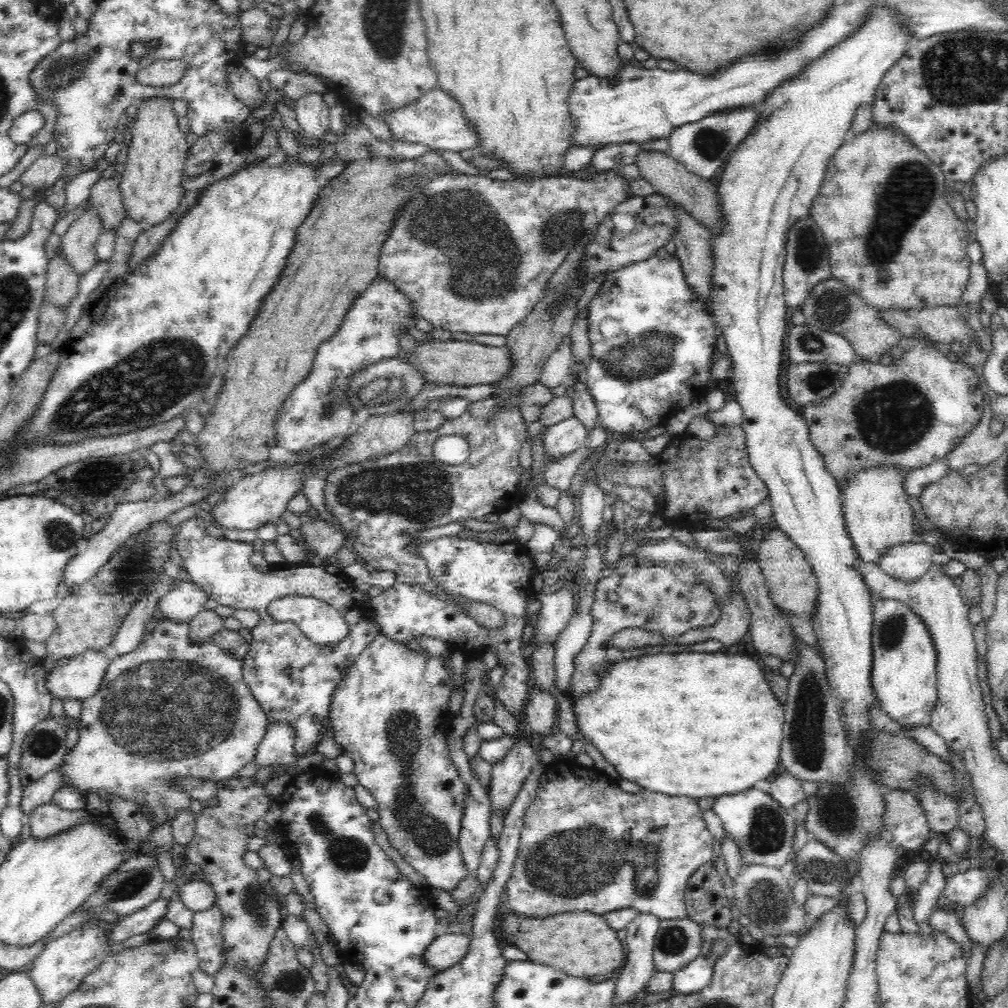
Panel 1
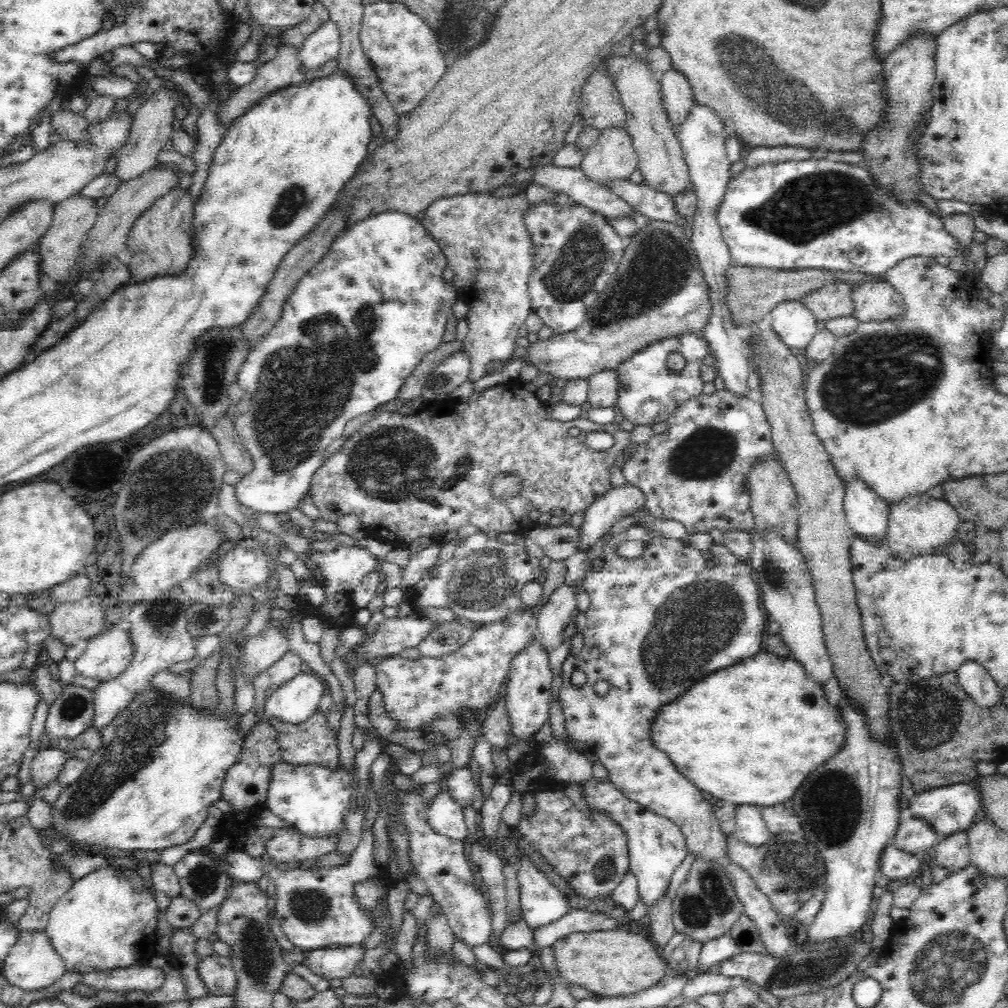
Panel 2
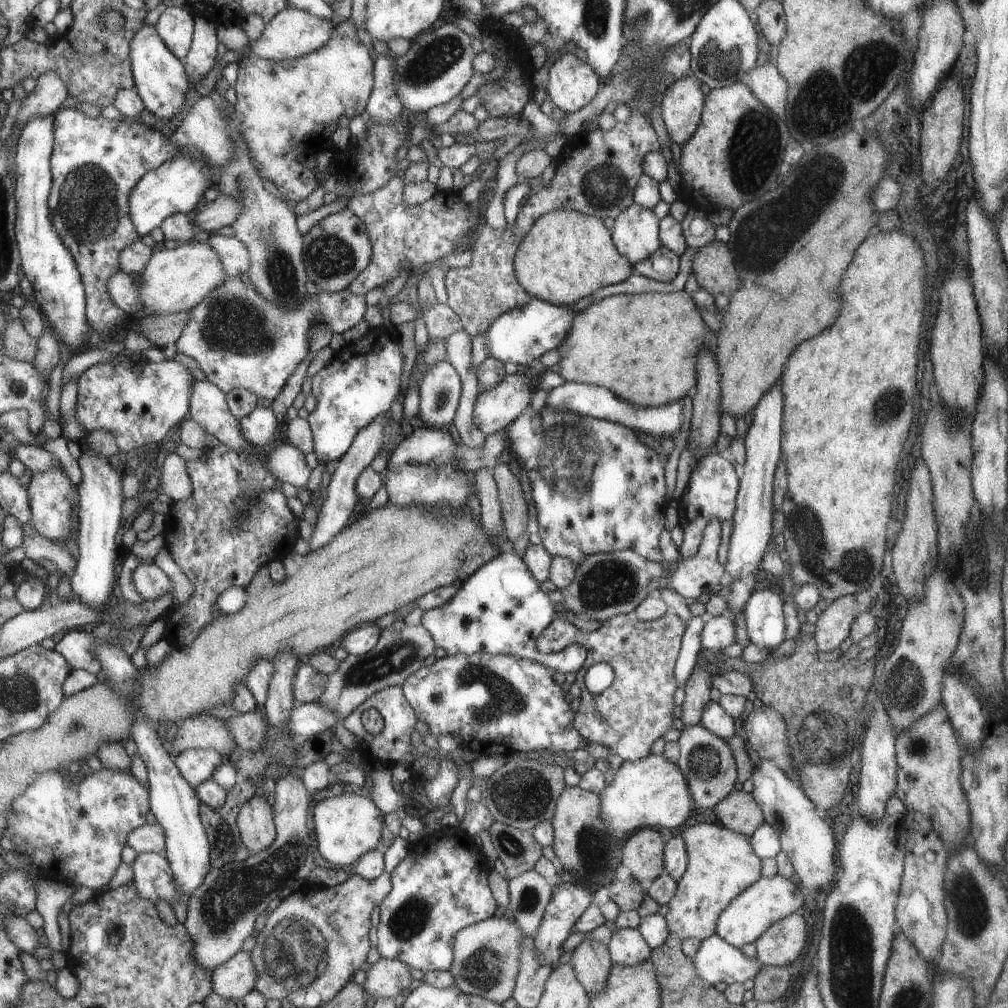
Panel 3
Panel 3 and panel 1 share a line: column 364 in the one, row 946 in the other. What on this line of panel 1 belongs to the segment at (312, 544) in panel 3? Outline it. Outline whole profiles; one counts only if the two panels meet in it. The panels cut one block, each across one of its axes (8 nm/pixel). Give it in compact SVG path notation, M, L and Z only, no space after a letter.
M438 933L437 938L427 948L425 960L436 970L442 971L462 960L470 948L472 934Z

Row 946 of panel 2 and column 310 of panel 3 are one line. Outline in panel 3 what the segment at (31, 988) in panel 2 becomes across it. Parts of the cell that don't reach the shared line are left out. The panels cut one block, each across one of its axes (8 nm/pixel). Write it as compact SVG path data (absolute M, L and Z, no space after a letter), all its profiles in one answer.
M287 7L285 11L266 23L262 36L258 40L250 41L251 50L248 53L240 54L239 60L248 58L248 56L258 56L258 58L274 61L298 59L308 52L318 51L318 48L329 43L333 36L333 24L329 20L322 20L321 17L304 10Z

